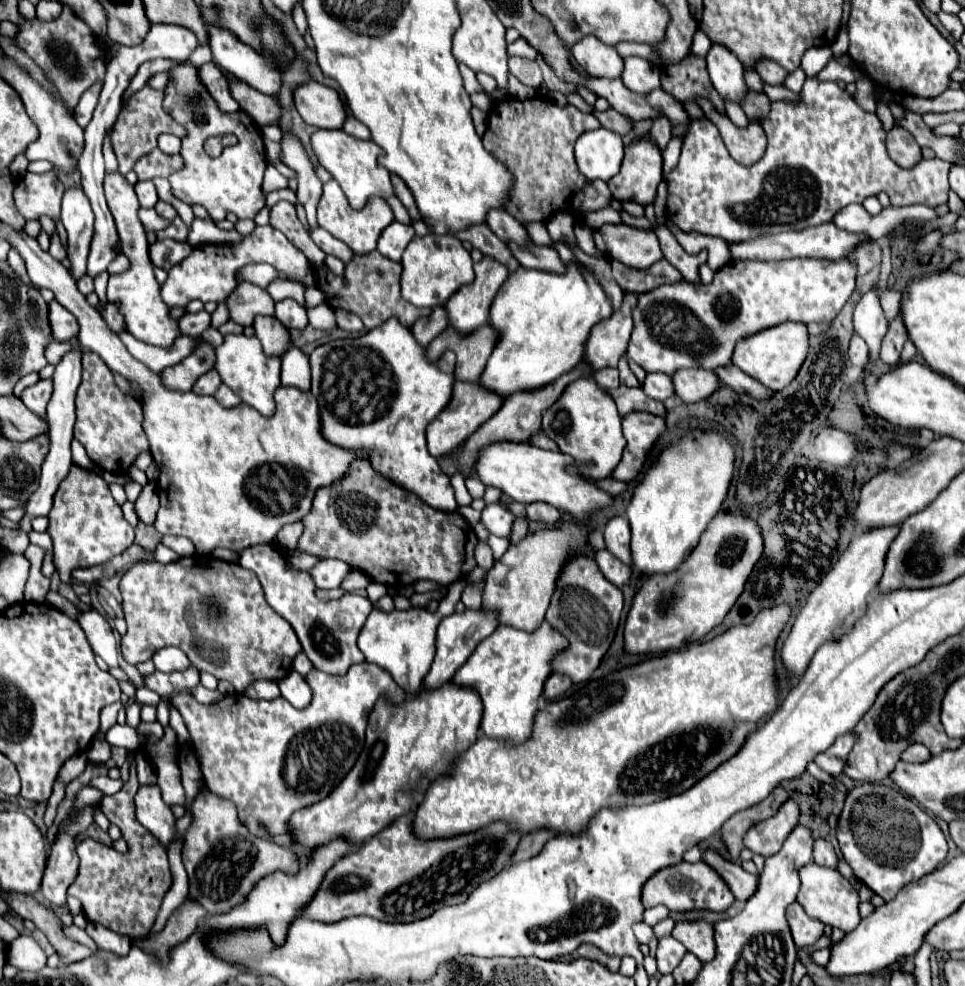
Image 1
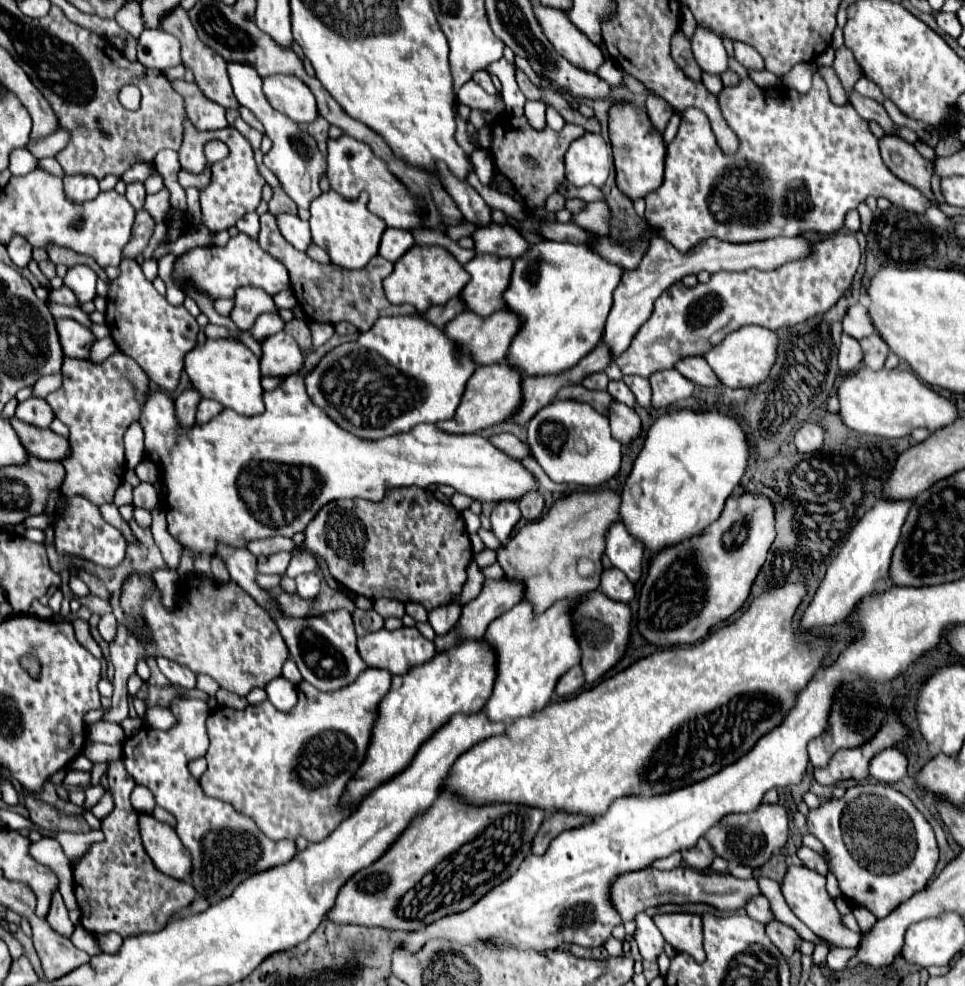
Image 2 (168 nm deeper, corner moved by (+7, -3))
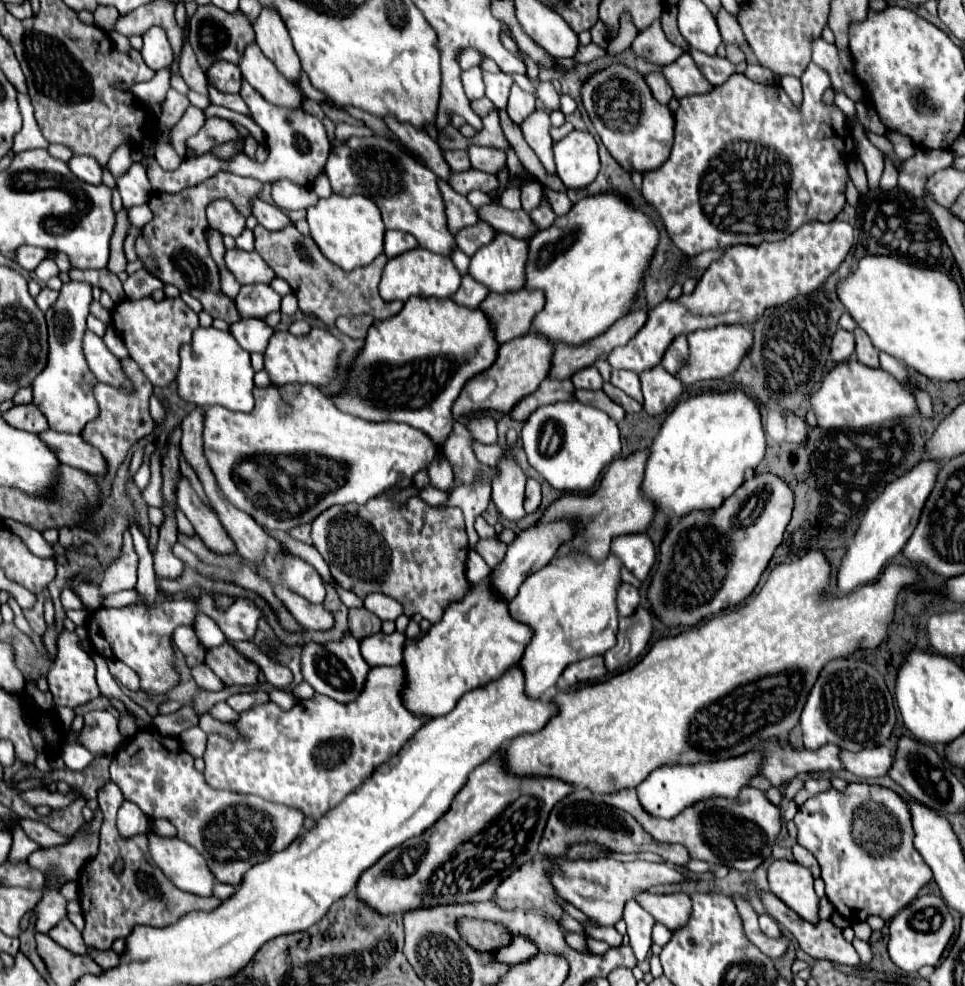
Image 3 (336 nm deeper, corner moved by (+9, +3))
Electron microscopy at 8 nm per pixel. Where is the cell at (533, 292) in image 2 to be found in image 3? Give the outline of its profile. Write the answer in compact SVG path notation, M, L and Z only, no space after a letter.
M606 190L572 204L570 212L558 216L554 224L530 238L530 256L526 264L526 288L538 288L546 294L544 310L534 318L534 328L552 342L584 344L600 336L616 320L626 316L644 288L644 274L658 246L656 224L632 204L630 196Z

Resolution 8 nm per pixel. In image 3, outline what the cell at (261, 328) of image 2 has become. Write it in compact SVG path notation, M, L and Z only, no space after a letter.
M242 318L240 322L234 322L230 326L230 334L238 340L238 344L246 350L246 352L260 352L264 354L266 344L272 336L272 328L266 326L262 320L258 318Z

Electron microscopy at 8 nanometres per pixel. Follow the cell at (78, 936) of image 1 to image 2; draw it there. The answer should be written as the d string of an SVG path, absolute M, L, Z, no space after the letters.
M80 924L74 928L74 934L72 934L72 944L76 946L76 948L80 948L80 950L84 950L84 952L88 952L90 956L92 954L100 954L100 948L98 948L98 944L96 944L96 940L92 938L92 934L90 932L86 932Z

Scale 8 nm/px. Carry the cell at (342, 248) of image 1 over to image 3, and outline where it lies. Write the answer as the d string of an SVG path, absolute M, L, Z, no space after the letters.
M260 198L252 200L252 216L258 220L258 224L262 224L268 230L278 230L284 228L286 224L290 224L288 216L274 204L266 204Z

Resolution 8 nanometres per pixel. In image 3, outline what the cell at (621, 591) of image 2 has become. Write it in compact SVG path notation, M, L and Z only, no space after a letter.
M620 584L618 586L618 612L620 612L620 616L632 616L634 614L634 610L636 610L636 606L640 604L640 594L638 594L638 590L634 588L634 586L630 586L630 584Z

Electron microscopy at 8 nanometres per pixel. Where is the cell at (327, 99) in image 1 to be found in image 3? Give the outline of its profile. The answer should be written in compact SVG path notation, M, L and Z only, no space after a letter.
M248 44L242 52L242 58L238 62L242 76L252 88L256 88L270 104L284 106L284 108L298 108L298 92L274 72L274 64L266 60L258 44Z

